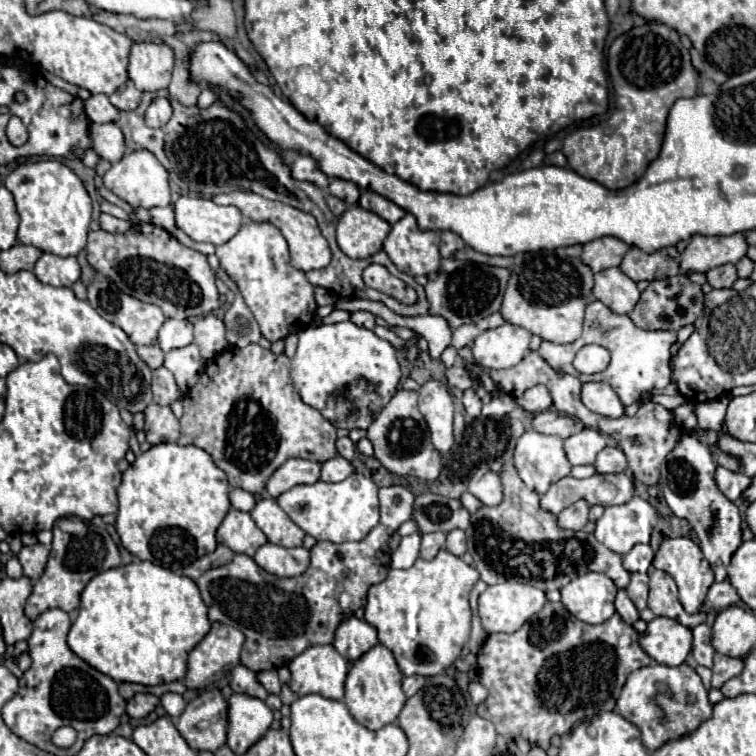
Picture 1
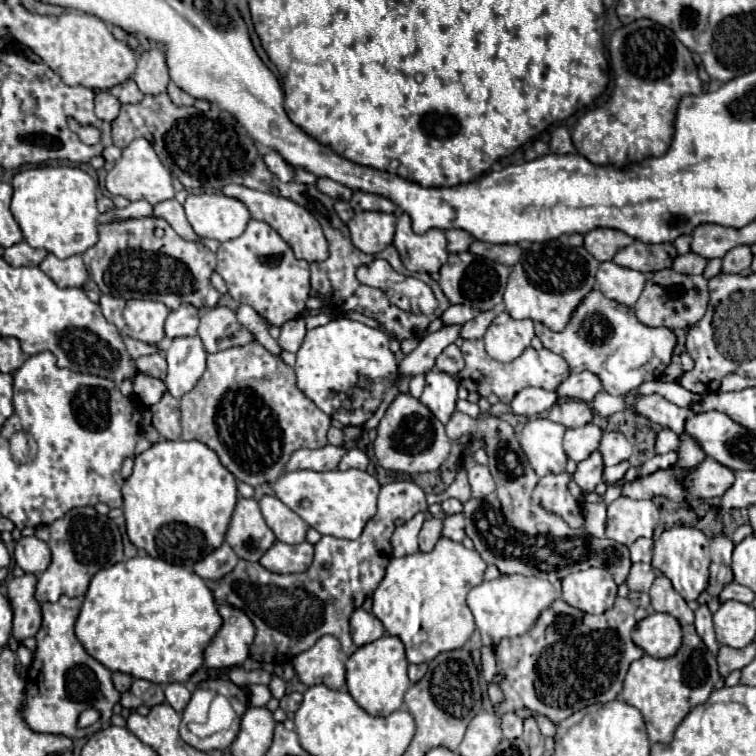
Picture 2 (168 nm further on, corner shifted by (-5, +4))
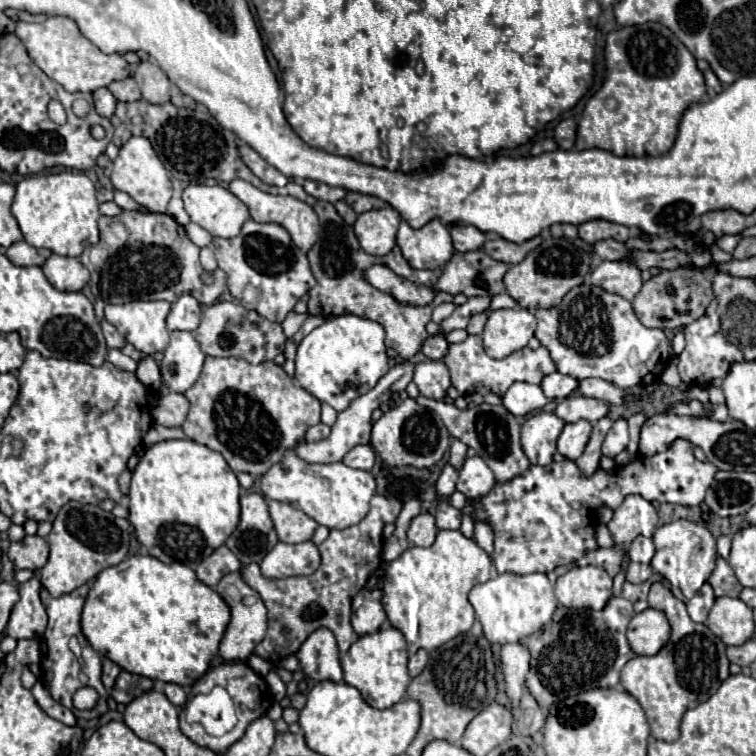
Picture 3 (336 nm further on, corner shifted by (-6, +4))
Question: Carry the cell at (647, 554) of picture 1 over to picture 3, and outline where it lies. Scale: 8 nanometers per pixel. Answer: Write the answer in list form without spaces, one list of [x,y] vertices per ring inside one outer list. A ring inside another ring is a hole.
[[[636,537],[630,545],[628,545],[628,557],[630,561],[638,561],[638,563],[650,563],[654,557],[654,543],[648,537]]]

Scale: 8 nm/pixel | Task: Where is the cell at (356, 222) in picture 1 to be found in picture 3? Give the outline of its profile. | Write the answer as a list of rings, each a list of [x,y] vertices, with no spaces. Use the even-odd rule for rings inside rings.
[[[392,207],[372,209],[358,215],[354,223],[356,237],[370,255],[386,255],[396,245],[400,215]]]

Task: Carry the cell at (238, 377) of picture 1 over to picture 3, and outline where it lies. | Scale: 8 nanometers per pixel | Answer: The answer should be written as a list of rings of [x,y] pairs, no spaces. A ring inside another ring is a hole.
[[[206,357],[200,379],[184,393],[190,401],[190,413],[182,425],[186,437],[218,451],[234,473],[246,471],[254,477],[266,473],[270,465],[282,459],[282,453],[304,441],[308,427],[320,423],[320,401],[306,389],[296,387],[294,379],[286,375],[274,361],[262,365],[250,365],[236,357]]]

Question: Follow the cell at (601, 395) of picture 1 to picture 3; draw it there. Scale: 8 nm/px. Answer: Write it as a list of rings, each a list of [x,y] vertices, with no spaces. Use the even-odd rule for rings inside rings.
[[[558,371],[546,375],[546,377],[542,379],[542,383],[540,383],[544,395],[546,395],[548,399],[558,399],[558,401],[562,401],[562,399],[566,399],[568,395],[572,395],[572,393],[574,393],[574,385],[578,385],[578,379],[574,379],[574,377],[570,377],[570,375],[562,375],[562,373],[558,373]]]

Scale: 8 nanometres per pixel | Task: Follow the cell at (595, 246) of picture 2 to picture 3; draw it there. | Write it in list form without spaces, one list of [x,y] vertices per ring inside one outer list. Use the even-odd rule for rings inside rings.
[[[594,219],[578,225],[578,235],[586,243],[594,243],[600,239],[616,239],[616,241],[626,241],[630,237],[630,229],[620,223],[604,221],[604,219]]]

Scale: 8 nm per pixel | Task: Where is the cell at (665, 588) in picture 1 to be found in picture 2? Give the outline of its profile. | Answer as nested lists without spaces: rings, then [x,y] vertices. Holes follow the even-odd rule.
[[[665,575],[657,577],[655,583],[651,585],[649,595],[651,595],[651,607],[655,611],[669,613],[681,623],[683,647],[679,649],[677,655],[673,655],[669,659],[655,659],[651,655],[643,655],[639,661],[635,661],[629,667],[629,673],[625,677],[625,685],[623,685],[623,691],[619,693],[619,699],[641,711],[651,743],[669,743],[673,739],[677,725],[687,717],[687,713],[693,707],[697,707],[709,699],[713,685],[719,681],[719,673],[717,673],[715,657],[709,653],[709,649],[705,649],[705,645],[701,643],[701,639],[695,633],[693,609],[673,589],[671,581]]]

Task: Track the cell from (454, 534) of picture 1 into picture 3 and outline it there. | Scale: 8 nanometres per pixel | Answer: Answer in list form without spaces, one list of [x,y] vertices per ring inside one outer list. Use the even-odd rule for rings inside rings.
[[[442,499],[436,507],[436,527],[438,529],[458,529],[460,527],[460,511],[454,509],[446,499]]]

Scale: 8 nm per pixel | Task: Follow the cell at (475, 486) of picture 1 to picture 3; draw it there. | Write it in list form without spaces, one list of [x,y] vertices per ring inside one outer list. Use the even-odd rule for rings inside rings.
[[[478,455],[466,457],[458,473],[456,489],[464,493],[468,499],[474,499],[474,497],[482,497],[482,493],[488,493],[494,487],[494,481],[496,479],[492,469]]]

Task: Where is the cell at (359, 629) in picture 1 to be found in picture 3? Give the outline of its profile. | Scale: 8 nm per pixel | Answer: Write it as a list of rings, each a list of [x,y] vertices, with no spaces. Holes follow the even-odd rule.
[[[364,587],[352,599],[352,627],[358,635],[376,633],[386,623],[386,613],[382,605],[382,589]]]

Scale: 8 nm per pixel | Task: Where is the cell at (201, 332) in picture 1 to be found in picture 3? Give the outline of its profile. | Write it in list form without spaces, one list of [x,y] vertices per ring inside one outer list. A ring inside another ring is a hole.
[[[218,301],[210,307],[204,307],[200,327],[194,331],[194,339],[200,343],[204,355],[210,357],[238,357],[252,365],[262,361],[272,361],[278,353],[282,353],[282,345],[286,345],[288,337],[284,335],[278,323],[266,321],[256,311],[242,307],[232,301]]]

